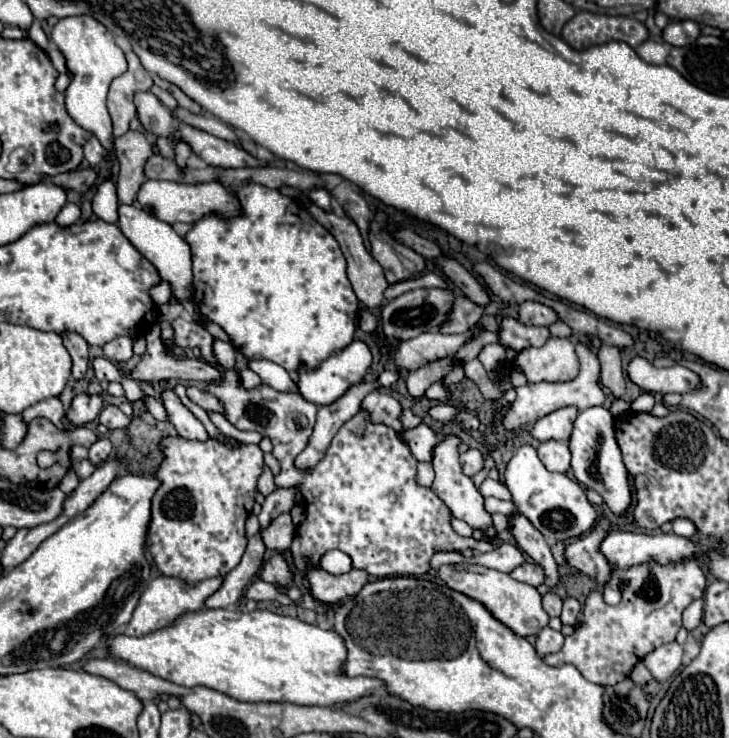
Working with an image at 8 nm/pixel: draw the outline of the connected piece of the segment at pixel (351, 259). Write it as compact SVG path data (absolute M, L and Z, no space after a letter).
M315 204L309 206L309 214L311 214L315 220L319 220L319 224L323 224L323 226L335 236L335 240L339 242L339 246L341 246L341 250L343 250L343 254L345 254L345 260L347 260L347 278L351 280L351 286L353 286L353 290L355 290L359 302L361 302L363 306L367 306L367 308L379 308L379 306L383 304L383 300L385 300L383 292L389 288L389 284L387 284L387 280L385 280L385 276L383 276L381 264L367 252L357 224L355 224L349 216L337 216L335 212L323 210L323 208L315 206Z

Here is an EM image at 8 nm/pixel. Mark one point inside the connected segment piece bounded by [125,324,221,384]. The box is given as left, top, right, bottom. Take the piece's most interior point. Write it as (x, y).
(156, 365)

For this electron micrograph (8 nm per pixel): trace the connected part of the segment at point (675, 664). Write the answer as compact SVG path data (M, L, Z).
M669 642L647 654L643 658L643 664L659 682L665 682L679 670L681 658L683 658L683 648L677 642Z

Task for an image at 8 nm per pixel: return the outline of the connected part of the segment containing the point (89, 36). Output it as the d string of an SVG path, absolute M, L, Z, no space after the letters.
M89 14L61 18L53 26L51 40L63 52L63 56L67 58L67 68L73 72L73 80L69 88L65 90L65 104L67 104L69 116L79 126L93 132L101 140L101 144L107 150L111 150L113 146L111 144L111 118L105 108L105 98L107 98L107 90L113 78L127 72L127 60L125 60L123 50L115 44L113 34Z

